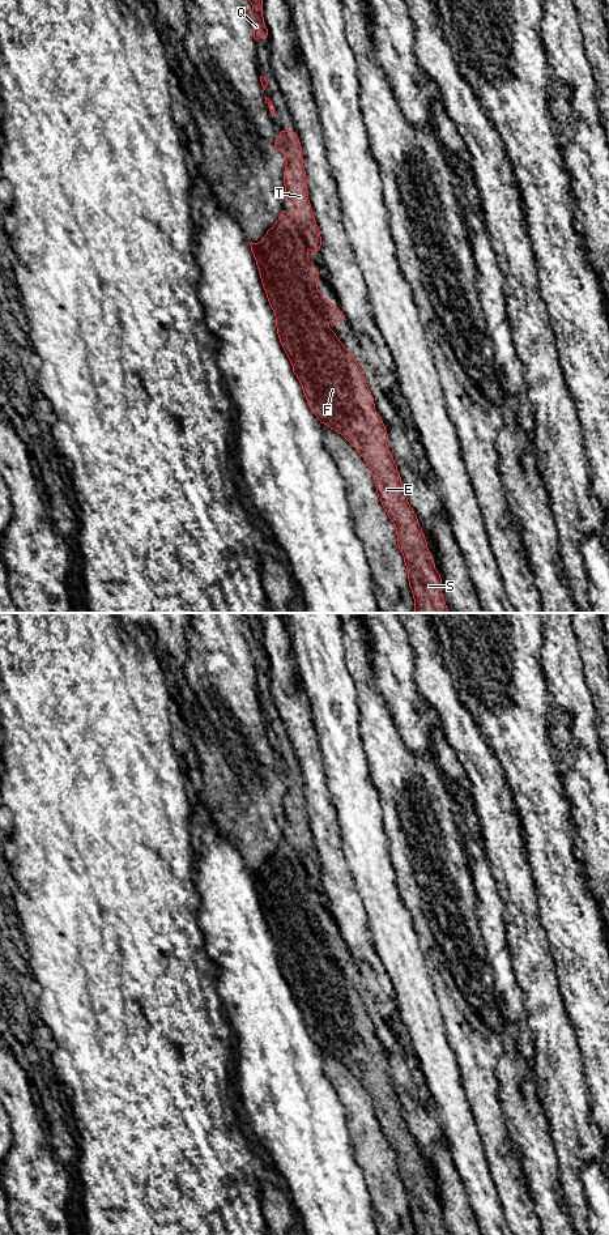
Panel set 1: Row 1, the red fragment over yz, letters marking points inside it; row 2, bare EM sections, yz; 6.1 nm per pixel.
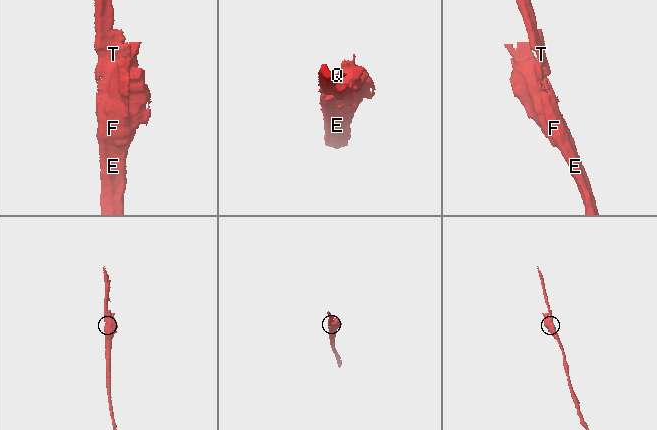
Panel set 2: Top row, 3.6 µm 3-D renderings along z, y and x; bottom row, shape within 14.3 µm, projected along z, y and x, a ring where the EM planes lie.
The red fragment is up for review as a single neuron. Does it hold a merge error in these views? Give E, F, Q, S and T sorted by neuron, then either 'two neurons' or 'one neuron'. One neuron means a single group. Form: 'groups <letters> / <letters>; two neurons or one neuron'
groups E F Q S T; one neuron

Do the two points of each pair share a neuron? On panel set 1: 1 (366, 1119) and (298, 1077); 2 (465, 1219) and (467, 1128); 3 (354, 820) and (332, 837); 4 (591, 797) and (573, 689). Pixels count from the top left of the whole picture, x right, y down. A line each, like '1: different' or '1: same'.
1: different
2: different
3: different
4: same

